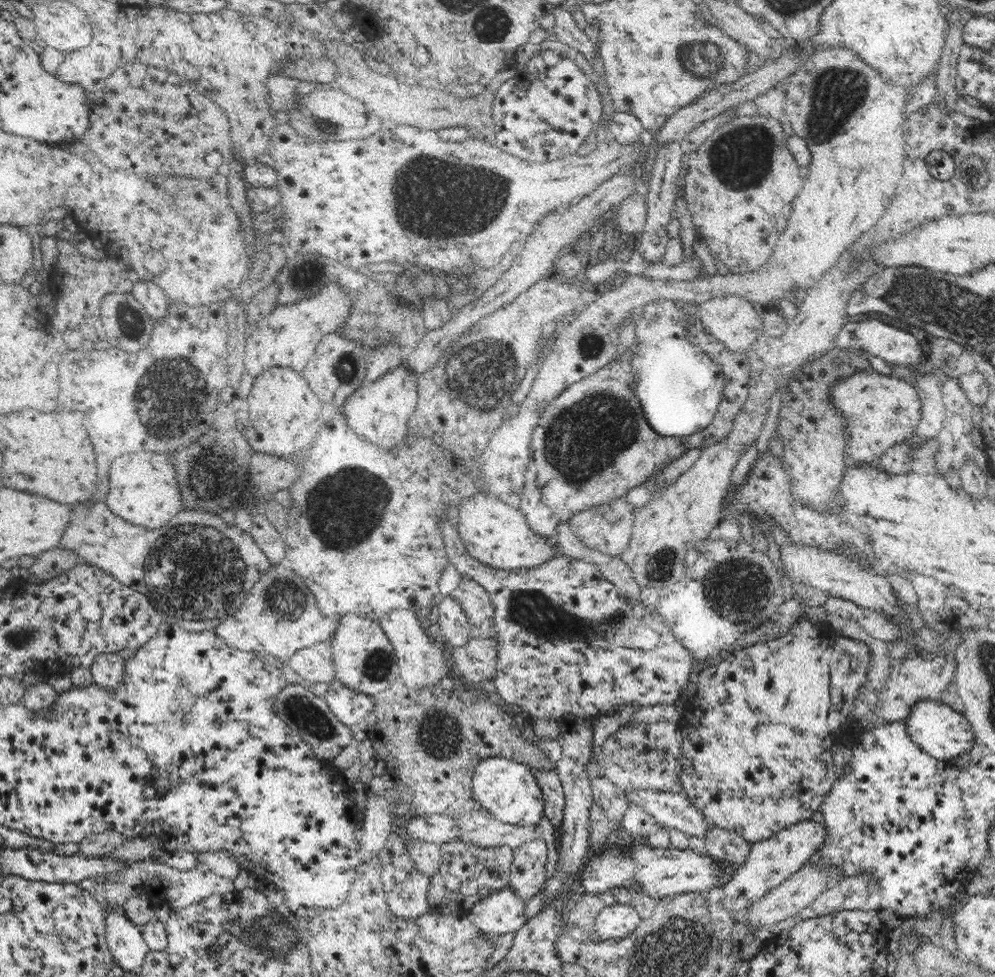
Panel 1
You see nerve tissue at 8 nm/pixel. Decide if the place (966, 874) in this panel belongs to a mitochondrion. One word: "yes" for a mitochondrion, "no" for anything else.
no

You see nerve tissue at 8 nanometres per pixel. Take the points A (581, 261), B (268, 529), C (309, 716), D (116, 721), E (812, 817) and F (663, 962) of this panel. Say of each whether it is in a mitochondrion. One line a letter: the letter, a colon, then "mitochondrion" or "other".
A: other
B: other
C: mitochondrion
D: other
E: other
F: mitochondrion

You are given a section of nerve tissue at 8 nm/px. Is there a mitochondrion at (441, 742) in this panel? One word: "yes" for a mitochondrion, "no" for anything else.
yes

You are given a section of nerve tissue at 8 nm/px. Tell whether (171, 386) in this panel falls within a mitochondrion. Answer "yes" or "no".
yes

